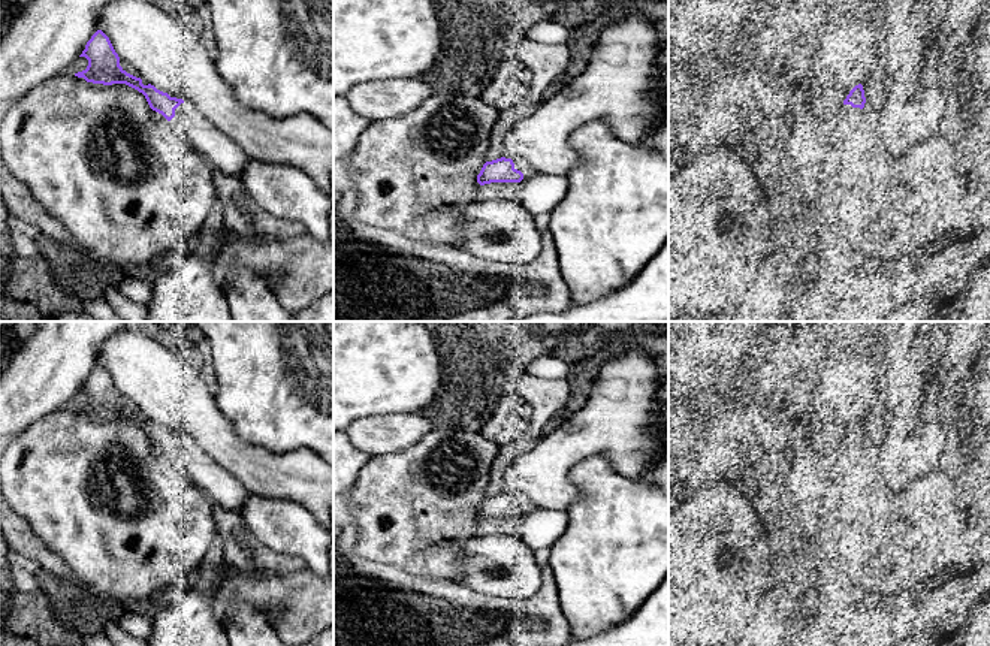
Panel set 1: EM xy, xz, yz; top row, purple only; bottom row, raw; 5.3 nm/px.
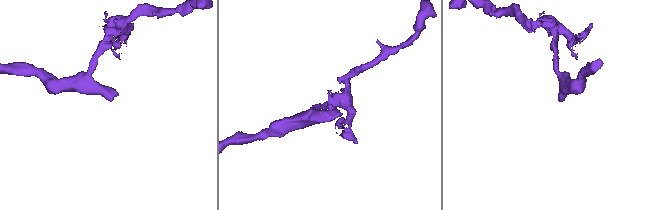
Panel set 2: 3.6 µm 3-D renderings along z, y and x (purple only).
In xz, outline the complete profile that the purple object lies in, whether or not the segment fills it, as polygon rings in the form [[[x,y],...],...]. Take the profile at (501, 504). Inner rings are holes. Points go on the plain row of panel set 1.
[[[496,493],[492,496],[486,496],[477,510],[477,517],[480,520],[491,517],[520,517],[532,510],[537,505],[522,493]]]

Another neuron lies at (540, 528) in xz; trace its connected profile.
[[[535,508],[522,514],[510,528],[520,535],[532,550],[552,547],[568,526],[567,511],[552,508]]]

